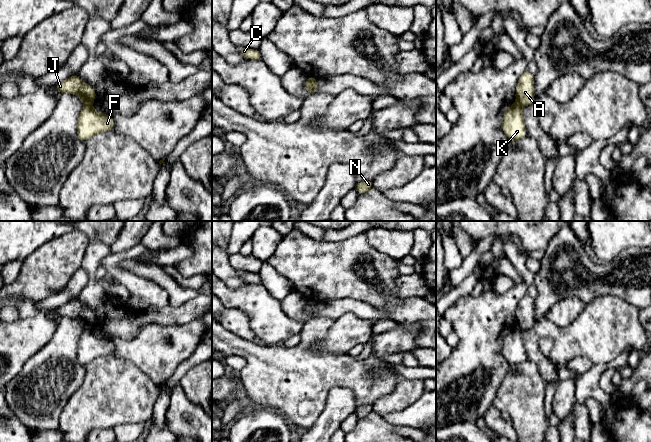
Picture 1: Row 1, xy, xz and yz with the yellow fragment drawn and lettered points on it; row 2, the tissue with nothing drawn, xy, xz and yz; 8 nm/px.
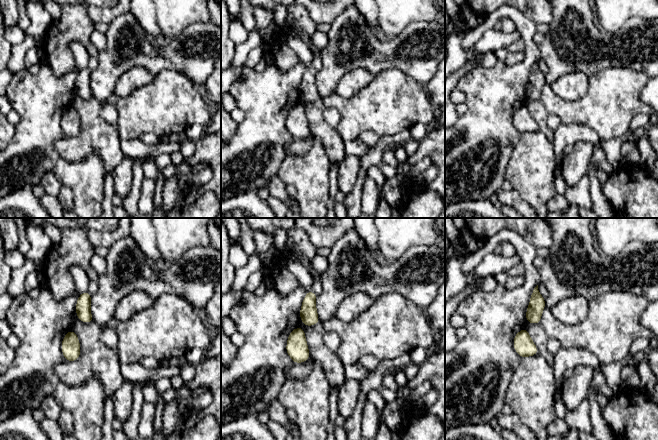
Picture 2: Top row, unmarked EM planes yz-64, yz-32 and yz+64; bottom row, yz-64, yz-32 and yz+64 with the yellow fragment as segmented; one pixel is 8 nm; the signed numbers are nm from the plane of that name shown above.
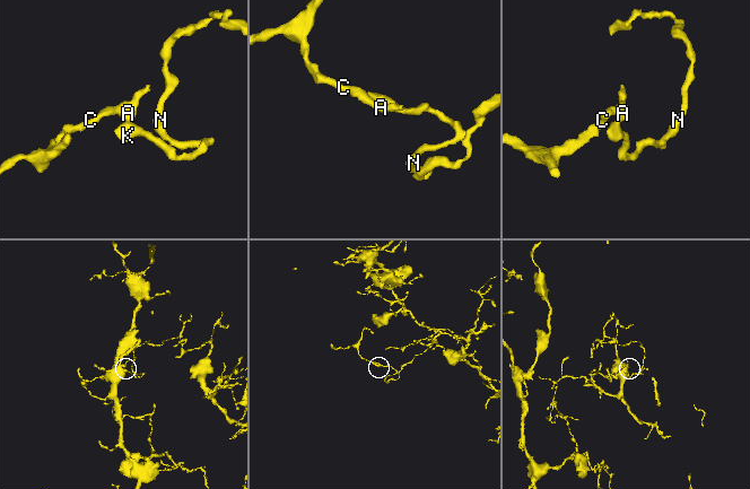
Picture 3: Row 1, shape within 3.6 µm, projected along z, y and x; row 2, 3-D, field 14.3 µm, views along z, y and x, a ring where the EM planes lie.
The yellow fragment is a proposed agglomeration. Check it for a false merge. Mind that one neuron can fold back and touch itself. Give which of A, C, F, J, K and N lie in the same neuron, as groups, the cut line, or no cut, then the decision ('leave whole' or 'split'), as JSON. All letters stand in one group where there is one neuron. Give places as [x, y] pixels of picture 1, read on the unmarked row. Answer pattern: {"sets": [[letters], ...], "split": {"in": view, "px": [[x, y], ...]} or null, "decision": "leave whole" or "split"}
{"sets": [["A", "C", "J"], ["F", "K", "N"]], "split": {"in": "xy", "px": [[84, 327], [90, 328]]}, "decision": "split"}

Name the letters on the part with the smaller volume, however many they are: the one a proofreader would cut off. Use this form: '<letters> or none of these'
A, C, J

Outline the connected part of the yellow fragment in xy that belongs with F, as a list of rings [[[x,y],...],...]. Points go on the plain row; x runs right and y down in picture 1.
[[[84,328],[77,348],[77,360],[85,366],[98,357],[112,354],[114,344],[110,339],[95,334],[91,328]]]

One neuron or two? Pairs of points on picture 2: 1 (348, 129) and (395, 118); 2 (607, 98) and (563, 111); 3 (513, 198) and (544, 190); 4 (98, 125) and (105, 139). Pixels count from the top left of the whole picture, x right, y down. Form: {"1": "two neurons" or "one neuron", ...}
{"1": "one neuron", "2": "one neuron", "3": "two neurons", "4": "one neuron"}

